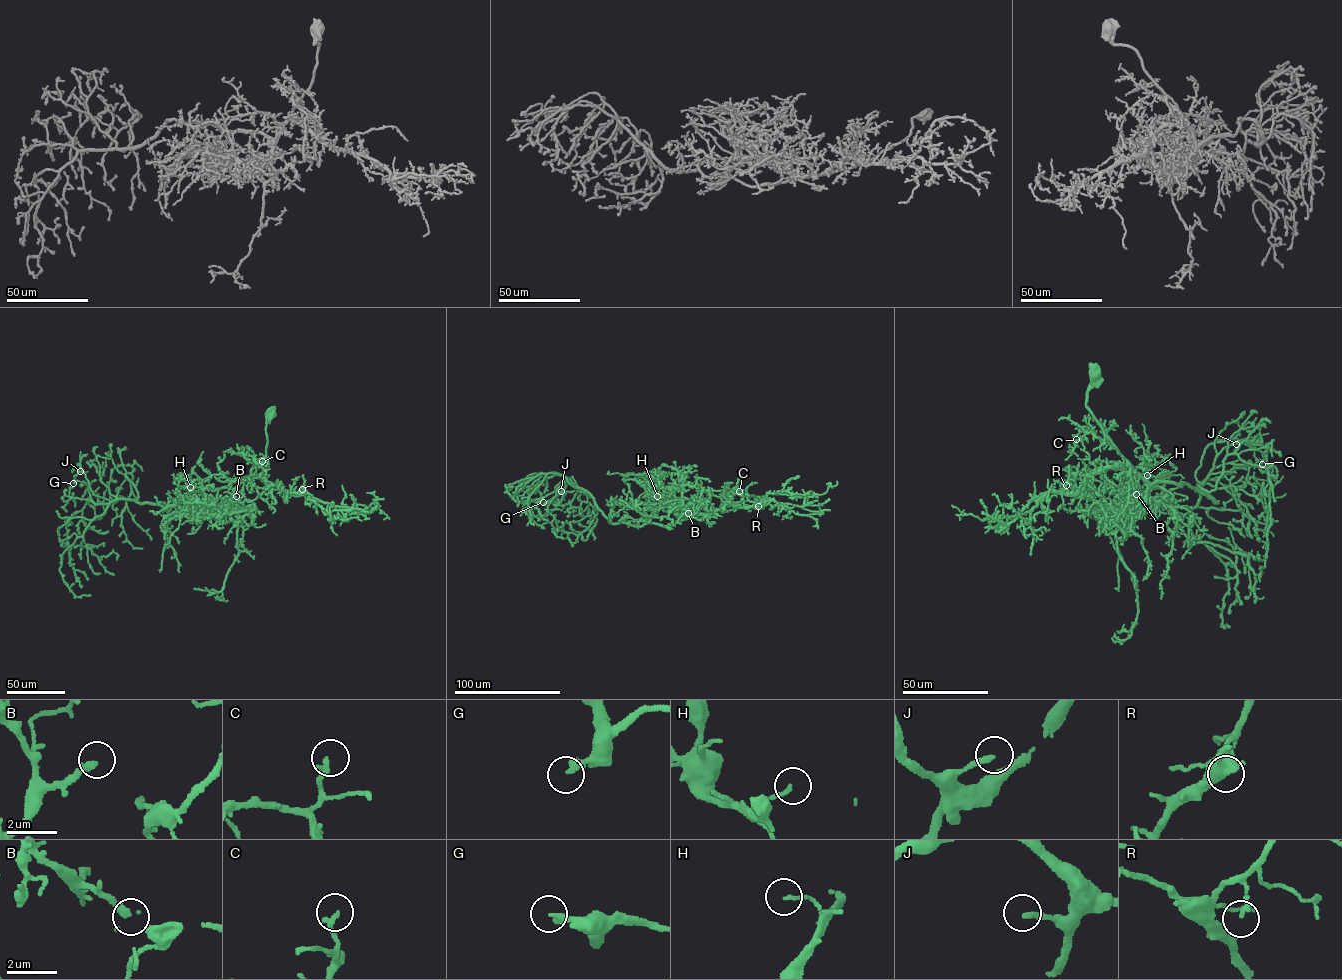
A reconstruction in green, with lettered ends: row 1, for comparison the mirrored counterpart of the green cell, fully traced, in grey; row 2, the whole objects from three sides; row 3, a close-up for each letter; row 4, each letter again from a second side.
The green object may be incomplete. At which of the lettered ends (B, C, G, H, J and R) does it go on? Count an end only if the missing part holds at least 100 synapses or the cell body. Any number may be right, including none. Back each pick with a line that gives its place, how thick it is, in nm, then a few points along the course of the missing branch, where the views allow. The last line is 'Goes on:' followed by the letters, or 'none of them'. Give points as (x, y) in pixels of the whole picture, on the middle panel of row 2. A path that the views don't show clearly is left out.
Goes on: none of them

